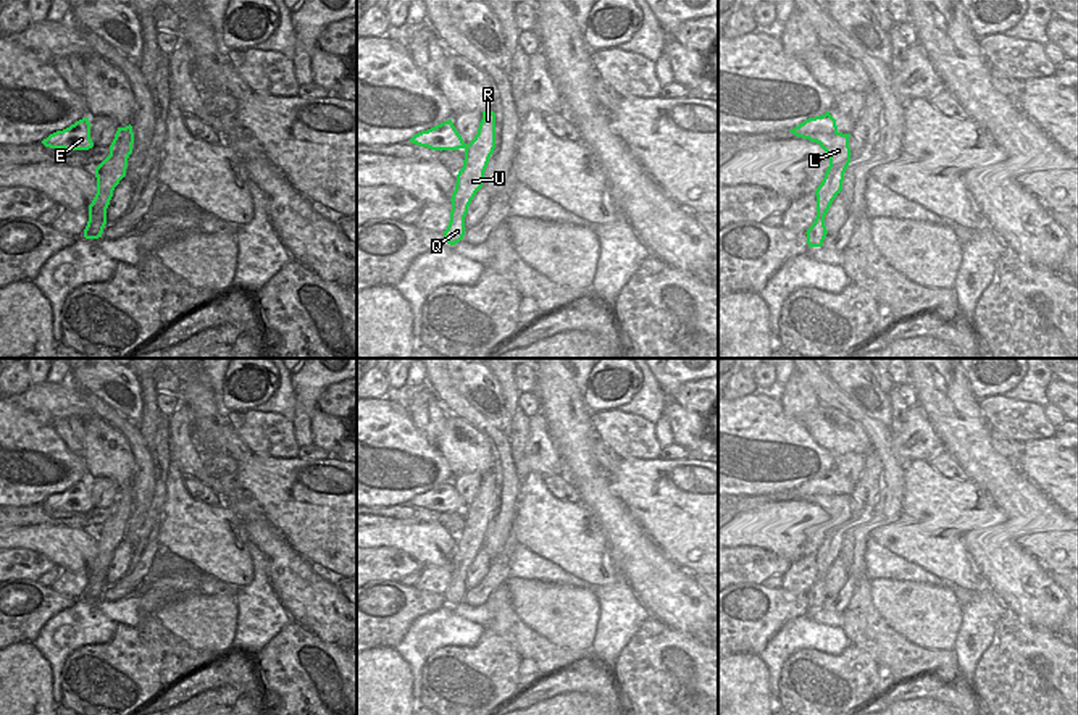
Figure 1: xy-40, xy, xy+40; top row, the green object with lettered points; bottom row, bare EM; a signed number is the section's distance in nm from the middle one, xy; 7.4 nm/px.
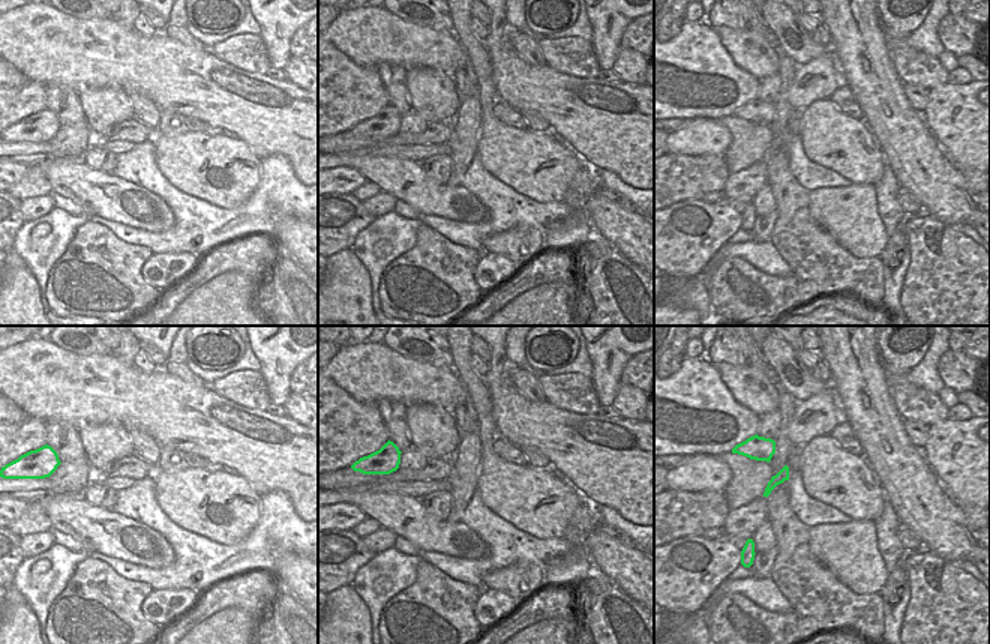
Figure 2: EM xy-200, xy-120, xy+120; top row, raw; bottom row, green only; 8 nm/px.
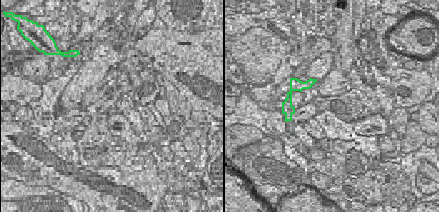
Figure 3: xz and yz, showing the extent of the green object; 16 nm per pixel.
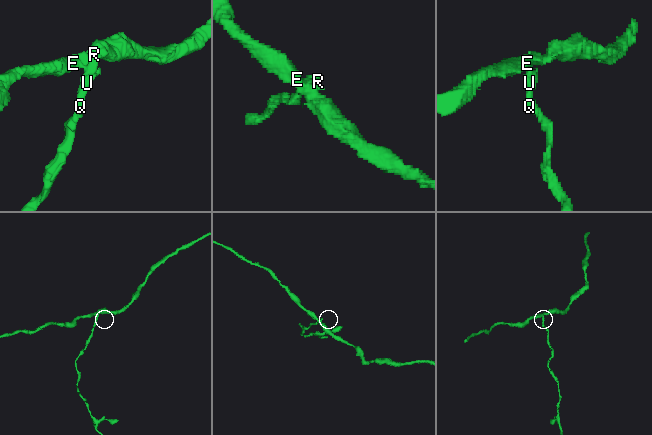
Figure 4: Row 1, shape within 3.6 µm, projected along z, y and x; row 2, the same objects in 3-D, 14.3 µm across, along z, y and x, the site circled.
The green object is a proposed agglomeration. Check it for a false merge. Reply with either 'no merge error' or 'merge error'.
merge error

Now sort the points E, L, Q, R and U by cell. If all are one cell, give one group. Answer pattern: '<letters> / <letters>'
E / L Q R U

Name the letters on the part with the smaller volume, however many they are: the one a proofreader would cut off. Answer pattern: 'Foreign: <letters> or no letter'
Foreign: L, Q, R, U.

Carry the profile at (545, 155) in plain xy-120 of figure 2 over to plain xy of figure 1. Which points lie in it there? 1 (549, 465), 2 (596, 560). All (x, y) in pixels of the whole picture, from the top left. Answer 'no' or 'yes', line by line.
1: no
2: yes

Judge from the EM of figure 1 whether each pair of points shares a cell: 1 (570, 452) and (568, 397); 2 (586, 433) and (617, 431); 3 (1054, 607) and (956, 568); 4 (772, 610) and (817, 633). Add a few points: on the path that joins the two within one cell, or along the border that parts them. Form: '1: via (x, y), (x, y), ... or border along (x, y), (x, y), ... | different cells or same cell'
1: via (572, 439), (572, 413), (568, 410) | same cell
2: border along (591, 413), (591, 423), (601, 438) | different cells
3: border along (965, 549), (988, 588) | different cells
4: border along (806, 614), (788, 620), (764, 648) | different cells

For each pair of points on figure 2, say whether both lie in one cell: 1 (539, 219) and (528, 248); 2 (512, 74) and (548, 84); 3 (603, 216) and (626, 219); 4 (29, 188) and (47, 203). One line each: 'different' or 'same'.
1: different
2: same
3: same
4: different

